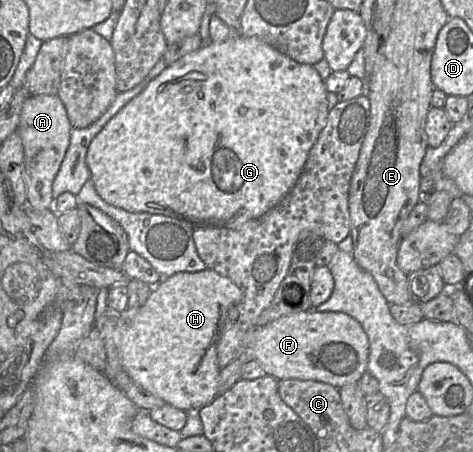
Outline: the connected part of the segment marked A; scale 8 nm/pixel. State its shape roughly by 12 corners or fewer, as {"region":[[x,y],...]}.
{"region":[[30,95],[17,132],[26,206],[53,208],[71,125],[57,95]]}

